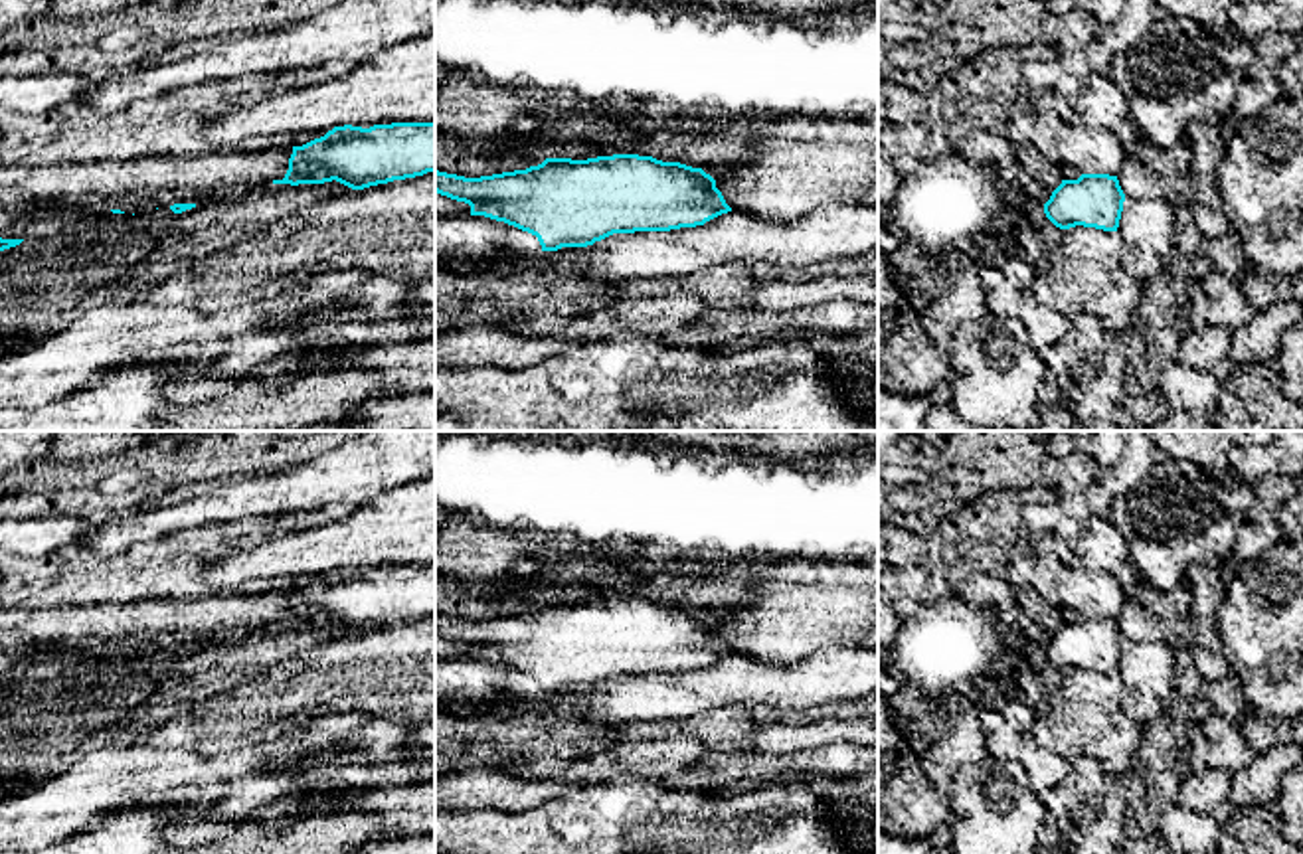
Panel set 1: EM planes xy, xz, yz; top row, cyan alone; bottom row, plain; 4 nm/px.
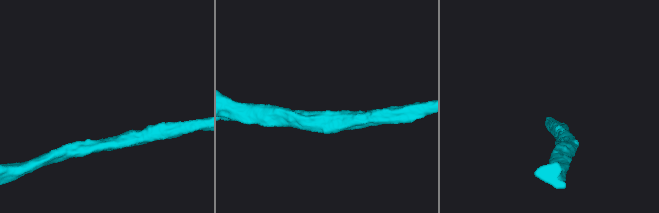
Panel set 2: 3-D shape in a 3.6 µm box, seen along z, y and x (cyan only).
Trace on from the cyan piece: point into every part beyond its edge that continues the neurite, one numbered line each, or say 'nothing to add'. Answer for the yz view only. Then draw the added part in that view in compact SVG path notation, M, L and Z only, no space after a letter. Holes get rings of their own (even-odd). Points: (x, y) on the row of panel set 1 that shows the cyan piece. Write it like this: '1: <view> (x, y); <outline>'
nothing to add

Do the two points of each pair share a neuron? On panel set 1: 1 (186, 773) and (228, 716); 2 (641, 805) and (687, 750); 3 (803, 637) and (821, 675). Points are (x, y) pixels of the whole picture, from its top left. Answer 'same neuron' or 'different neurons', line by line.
1: different neurons
2: different neurons
3: different neurons

